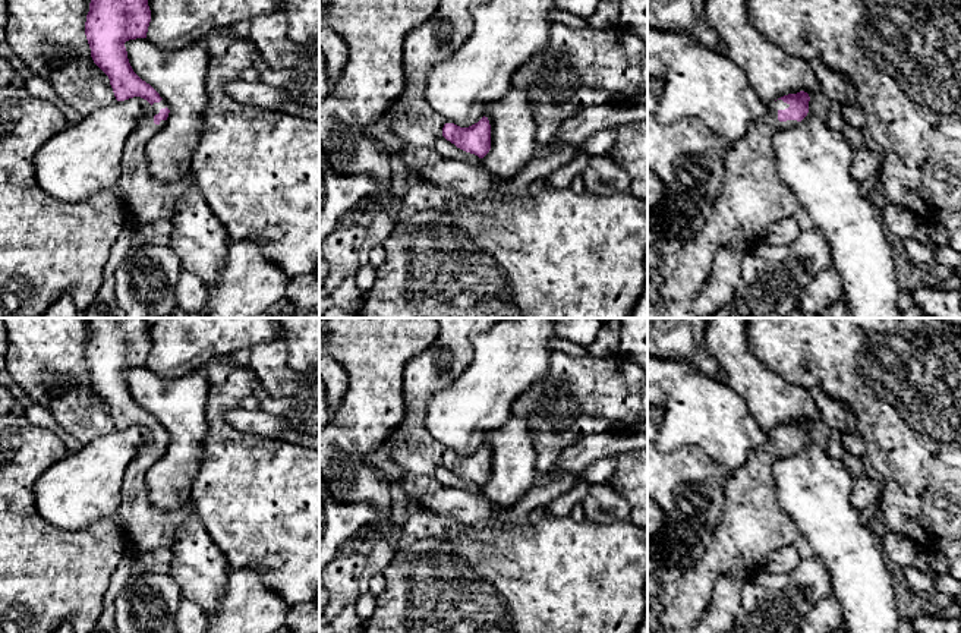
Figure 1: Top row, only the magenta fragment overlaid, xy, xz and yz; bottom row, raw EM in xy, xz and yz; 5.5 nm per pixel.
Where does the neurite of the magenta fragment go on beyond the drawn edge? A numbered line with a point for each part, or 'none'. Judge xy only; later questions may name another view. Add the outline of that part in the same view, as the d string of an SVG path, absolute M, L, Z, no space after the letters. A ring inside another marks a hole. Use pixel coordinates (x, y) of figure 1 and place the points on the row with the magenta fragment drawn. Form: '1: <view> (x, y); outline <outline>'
1: xy (145, 200); outline M164 100L154 103L138 120L120 155L120 176L113 188L127 218L139 224L171 220L179 199L188 188L195 185L190 174L177 180L160 182L149 173L145 147L166 125L166 120L154 123L154 116L161 108L166 108Z

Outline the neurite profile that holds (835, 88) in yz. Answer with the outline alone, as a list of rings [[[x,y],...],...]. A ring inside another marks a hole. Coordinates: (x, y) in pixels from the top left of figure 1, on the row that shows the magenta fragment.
[[[817,59],[810,60],[810,64],[816,73],[816,78],[825,95],[832,103],[847,104],[847,82]]]

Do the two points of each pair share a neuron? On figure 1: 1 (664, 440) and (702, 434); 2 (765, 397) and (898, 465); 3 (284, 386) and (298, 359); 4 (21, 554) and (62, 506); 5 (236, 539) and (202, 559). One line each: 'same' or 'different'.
1: same
2: different
3: different
4: different
5: different

